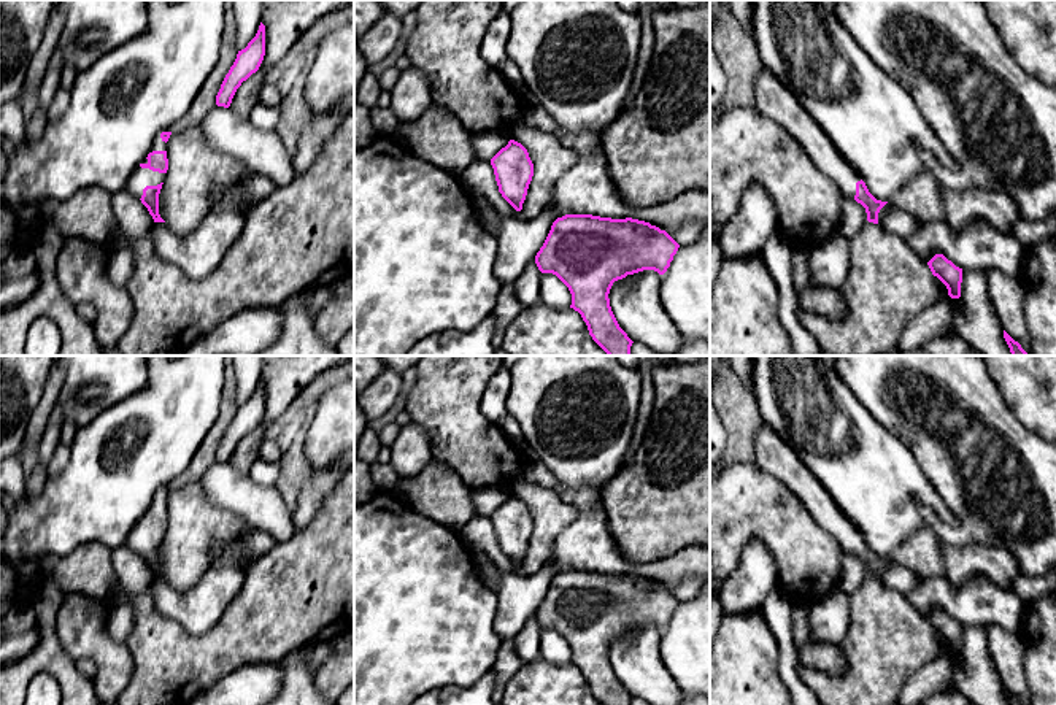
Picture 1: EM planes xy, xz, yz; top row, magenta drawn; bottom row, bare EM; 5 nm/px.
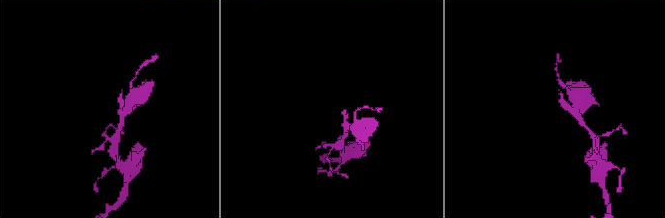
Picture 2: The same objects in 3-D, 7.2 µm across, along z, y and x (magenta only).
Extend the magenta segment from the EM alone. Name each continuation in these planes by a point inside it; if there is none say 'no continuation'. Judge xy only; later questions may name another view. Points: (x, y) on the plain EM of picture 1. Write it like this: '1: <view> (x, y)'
1: xy (140, 534)

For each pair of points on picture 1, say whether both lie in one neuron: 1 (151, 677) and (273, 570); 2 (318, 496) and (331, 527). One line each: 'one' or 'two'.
1: one
2: two

